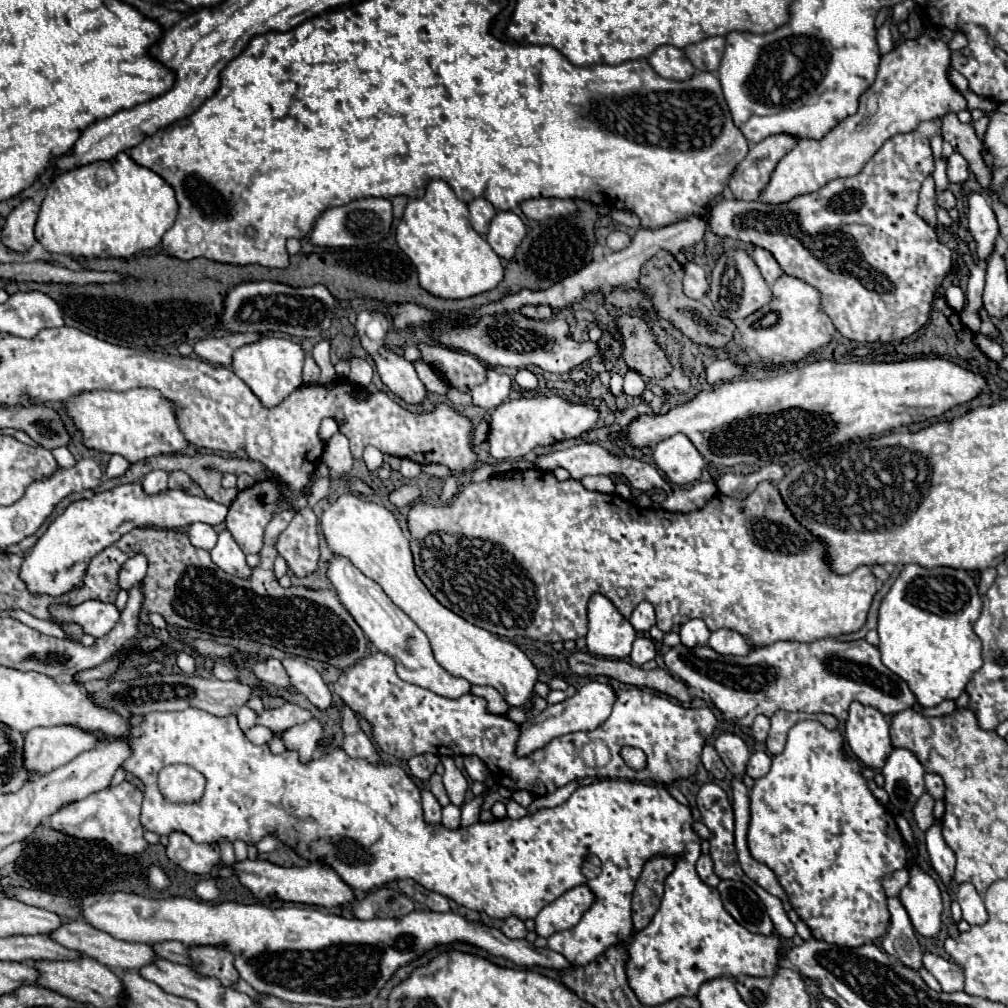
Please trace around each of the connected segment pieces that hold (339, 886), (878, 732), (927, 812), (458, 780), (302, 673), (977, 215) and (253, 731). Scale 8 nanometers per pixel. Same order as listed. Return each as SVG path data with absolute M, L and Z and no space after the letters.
M242 860L236 862L236 876L240 882L262 902L270 902L274 896L282 902L296 902L296 904L314 904L324 908L342 906L354 900L352 888L326 864L310 864L306 868L284 868L276 866L268 860Z
M860 702L850 704L850 716L846 720L846 742L850 750L858 756L858 760L872 770L882 770L882 764L886 762L886 756L894 750L890 744L890 734L888 734L888 722L882 712L878 712L872 706L864 706Z
M924 792L914 806L914 820L920 830L928 830L936 822L932 810L934 810L934 798L928 792Z
M442 758L442 764L444 764L444 788L448 792L448 798L452 804L456 806L462 806L464 804L464 798L466 798L466 790L468 790L468 780L464 778L464 774L456 768L454 760L452 758Z
M284 658L282 666L292 686L298 688L302 694L306 694L314 706L318 706L320 710L326 710L328 706L332 706L332 694L328 686L310 664L306 664L300 658Z
M982 192L968 194L968 222L970 232L978 244L978 258L986 260L994 250L994 242L998 236L998 222L994 210L990 208L988 198Z
M254 726L246 732L246 738L252 742L252 744L266 744L270 738L272 738L272 730L266 728L266 726Z

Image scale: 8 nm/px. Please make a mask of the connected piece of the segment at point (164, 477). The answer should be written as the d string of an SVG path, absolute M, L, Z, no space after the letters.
M152 470L142 478L142 488L146 494L158 494L164 492L168 486L168 472L164 470Z

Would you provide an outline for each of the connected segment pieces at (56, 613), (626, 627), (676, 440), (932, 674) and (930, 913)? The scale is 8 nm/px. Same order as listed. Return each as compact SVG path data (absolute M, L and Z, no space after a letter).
M84 600L78 606L52 604L50 616L52 616L52 622L56 624L78 624L82 626L84 634L100 638L114 628L114 624L120 618L120 612L110 602Z
M598 592L590 596L586 634L586 646L590 654L604 658L628 658L636 636L638 634L632 624L614 608L606 596Z
M674 434L662 440L654 448L654 462L666 478L678 486L696 482L706 466L696 446L684 434Z
M916 564L904 566L888 594L882 598L878 612L878 650L882 654L882 664L890 668L894 674L898 674L904 682L908 682L910 690L916 694L918 702L924 708L938 706L948 698L956 700L970 682L970 676L982 666L982 644L974 634L974 622L978 620L980 610L982 598L978 594L974 578L966 570L944 566L932 570Z
M918 866L912 868L910 884L902 888L900 902L906 908L912 926L924 930L924 938L936 938L942 928L942 896L940 888Z

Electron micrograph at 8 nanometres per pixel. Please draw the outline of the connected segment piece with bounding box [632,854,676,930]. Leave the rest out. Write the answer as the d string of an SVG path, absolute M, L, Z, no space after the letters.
M662 854L652 856L644 864L644 870L636 882L636 890L632 898L632 920L636 930L646 928L654 912L658 910L664 894L664 882L674 870L674 864L676 864L676 858L662 856Z

